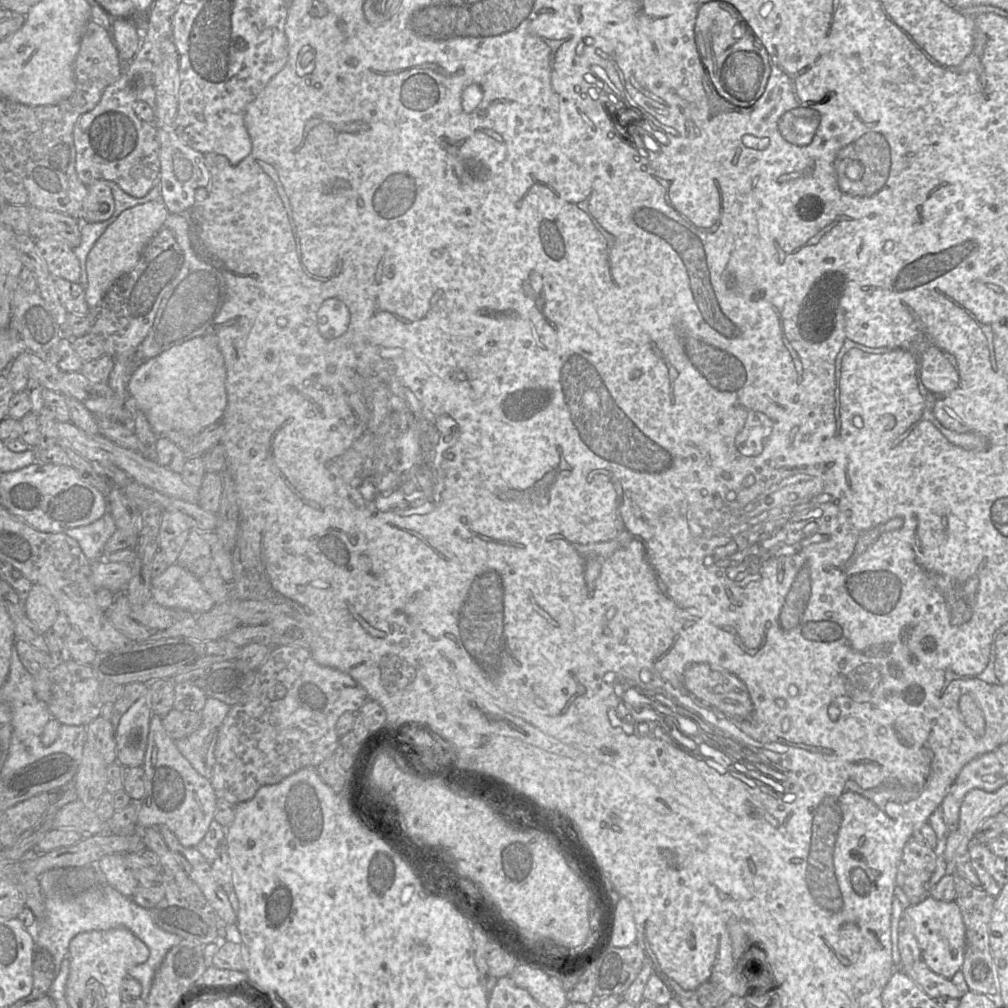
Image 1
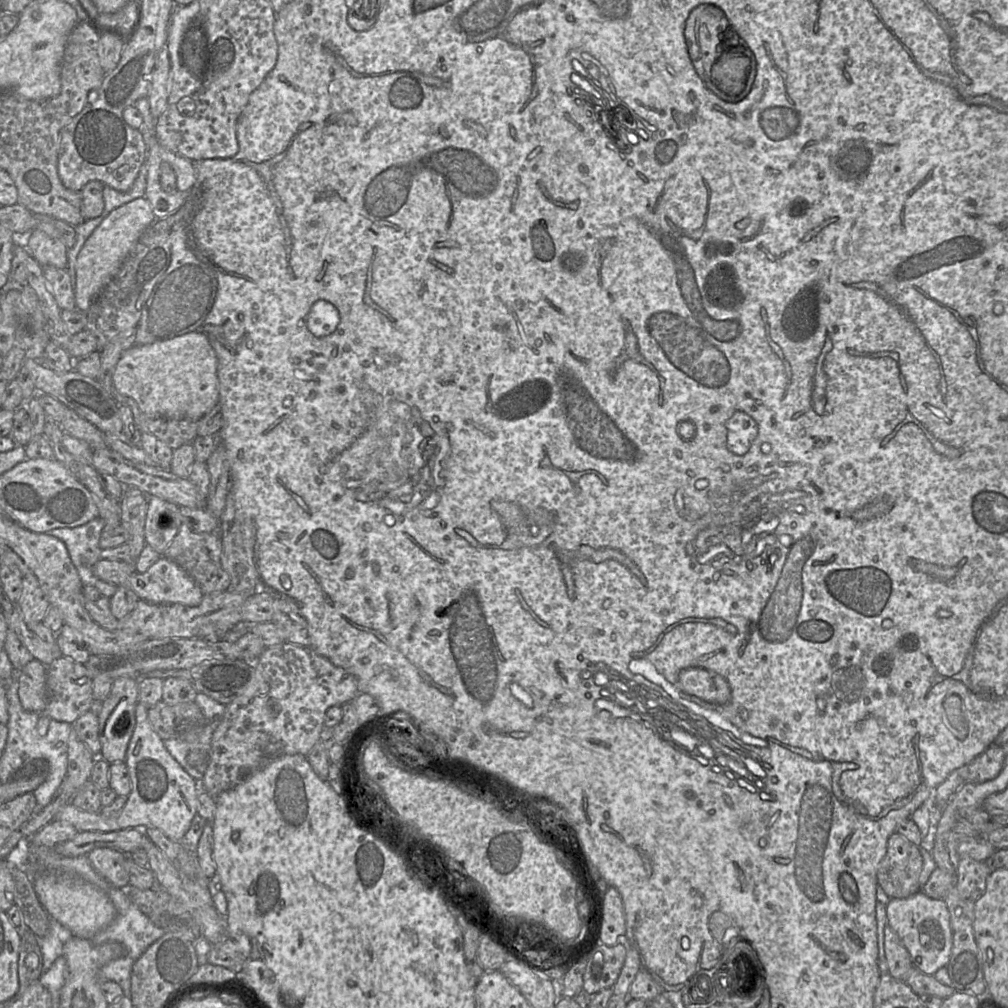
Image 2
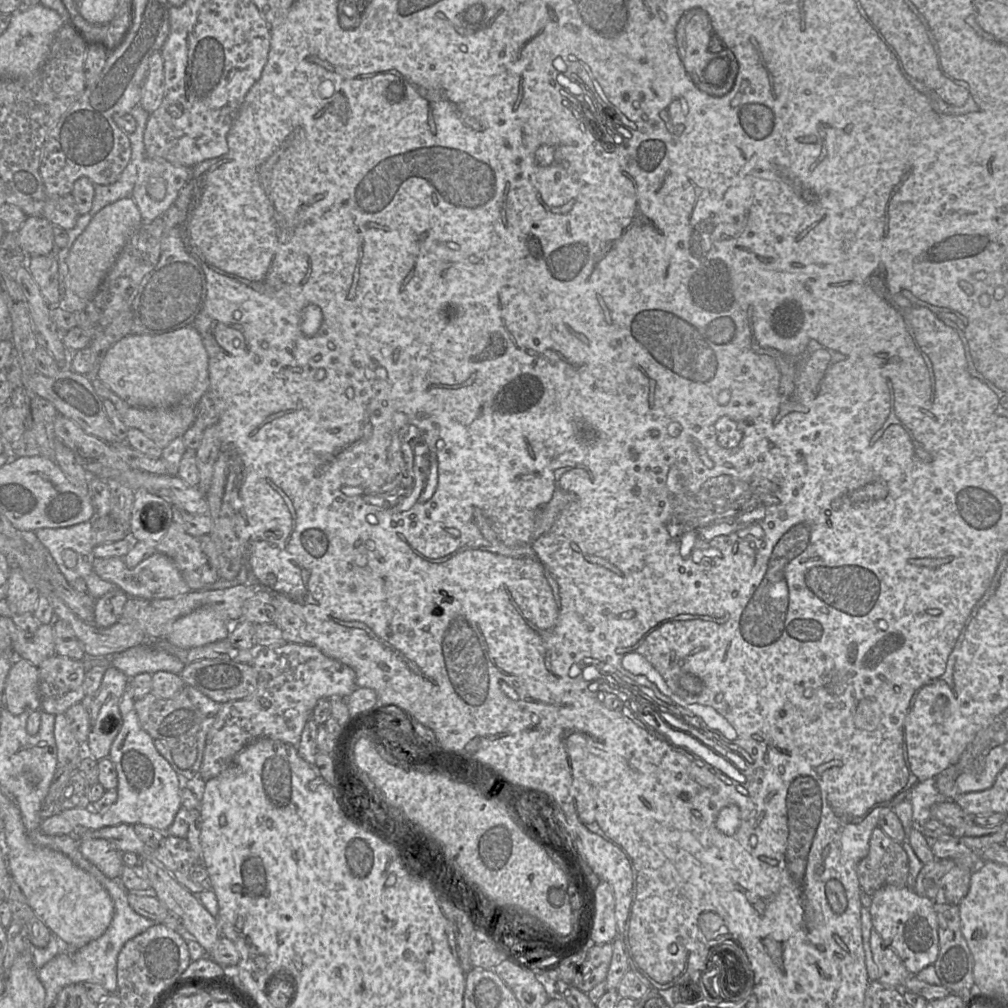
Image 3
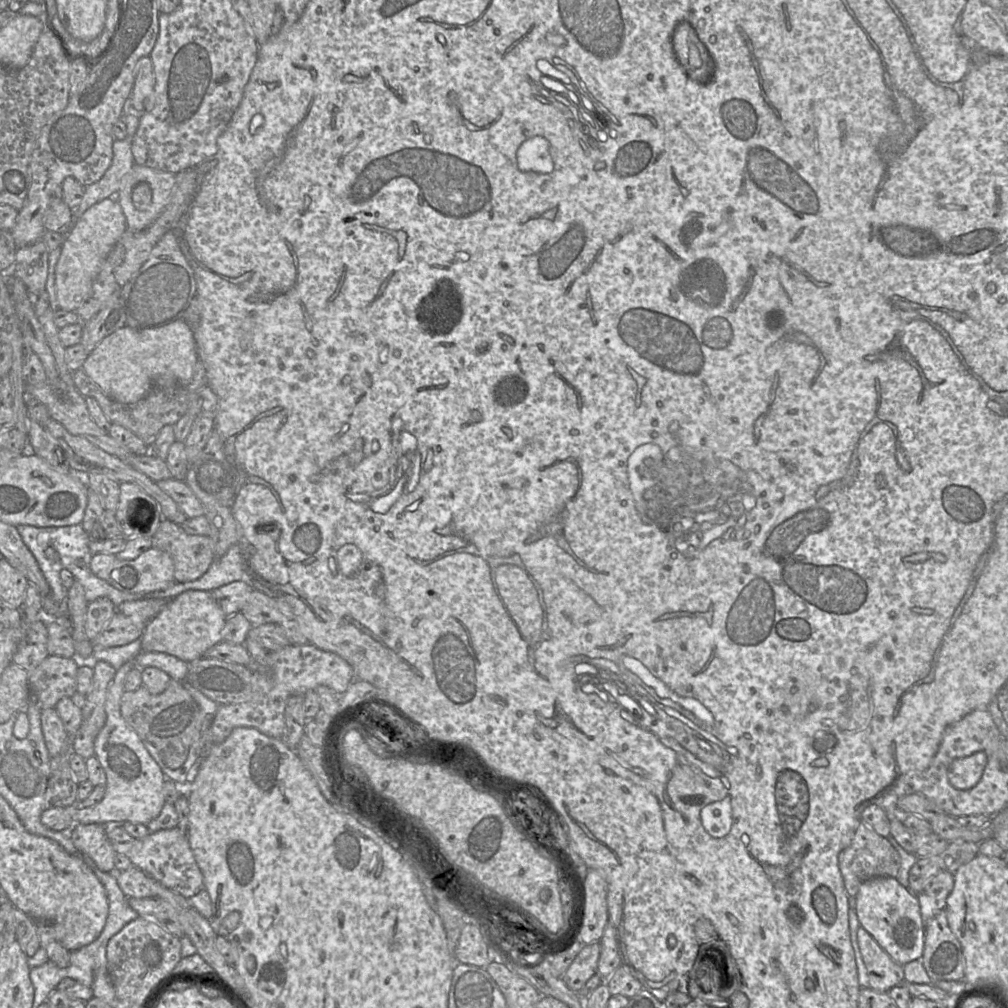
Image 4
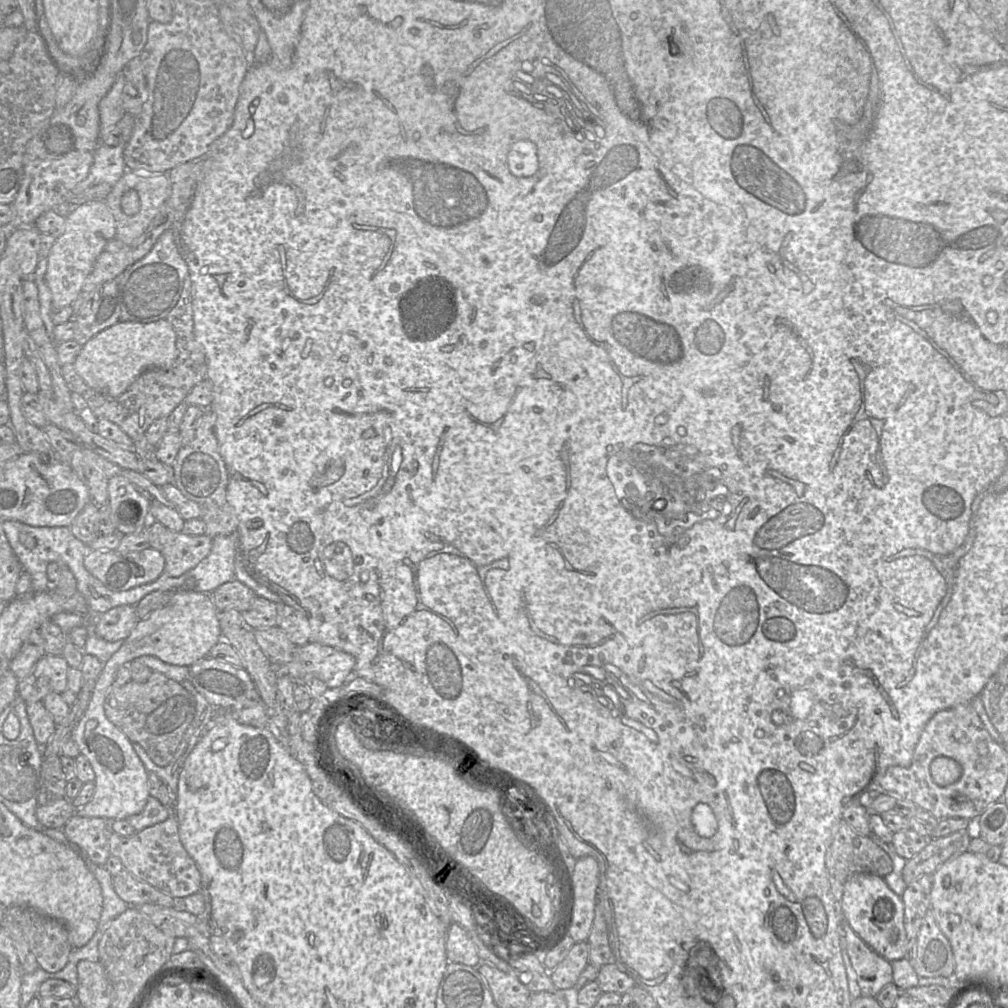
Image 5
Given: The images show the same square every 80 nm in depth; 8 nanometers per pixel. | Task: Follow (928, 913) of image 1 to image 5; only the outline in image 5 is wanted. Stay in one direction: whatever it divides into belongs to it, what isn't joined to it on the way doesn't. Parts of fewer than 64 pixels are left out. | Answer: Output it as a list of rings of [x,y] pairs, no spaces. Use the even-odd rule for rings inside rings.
[[[864,873],[850,877],[844,885],[840,910],[852,930],[880,956],[890,962],[909,958],[904,903],[882,877]]]

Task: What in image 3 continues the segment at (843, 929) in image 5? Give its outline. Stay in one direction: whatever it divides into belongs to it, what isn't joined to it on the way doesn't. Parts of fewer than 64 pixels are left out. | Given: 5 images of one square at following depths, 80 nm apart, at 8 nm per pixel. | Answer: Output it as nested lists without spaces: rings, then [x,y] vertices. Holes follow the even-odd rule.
[[[877,931],[870,933],[869,945],[878,967],[877,981],[891,987],[903,986],[908,970],[895,951],[884,943]]]

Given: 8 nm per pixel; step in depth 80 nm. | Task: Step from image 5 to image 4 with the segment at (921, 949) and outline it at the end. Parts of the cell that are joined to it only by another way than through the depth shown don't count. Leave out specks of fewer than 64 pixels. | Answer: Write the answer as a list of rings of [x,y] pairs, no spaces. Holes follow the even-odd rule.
[[[945,908],[925,922],[925,945],[920,960],[932,981],[961,981],[965,977],[962,947],[949,927]]]

